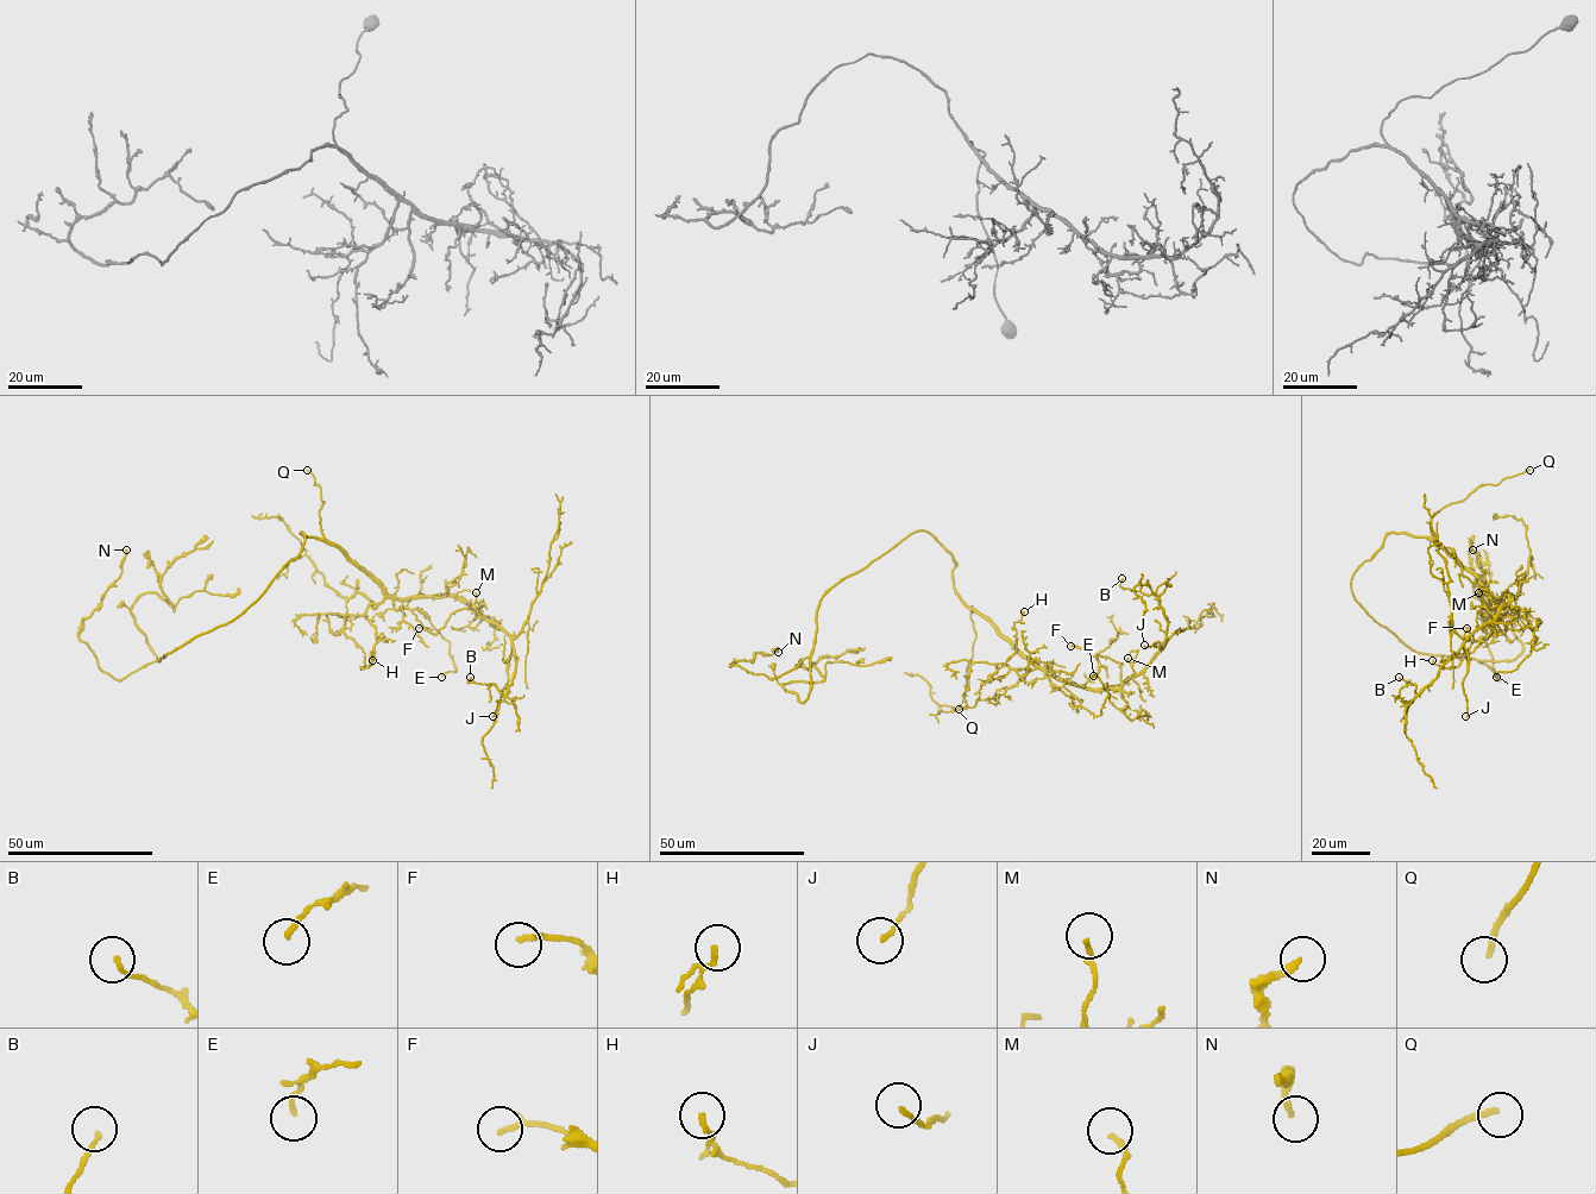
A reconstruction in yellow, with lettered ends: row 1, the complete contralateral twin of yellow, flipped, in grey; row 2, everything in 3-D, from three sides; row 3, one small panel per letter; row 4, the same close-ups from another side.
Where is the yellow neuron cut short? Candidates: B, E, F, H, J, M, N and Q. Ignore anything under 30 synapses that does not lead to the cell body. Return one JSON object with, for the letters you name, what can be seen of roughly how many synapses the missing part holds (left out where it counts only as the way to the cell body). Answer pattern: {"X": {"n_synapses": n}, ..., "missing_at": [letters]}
{"missing_at": ["Q"]}

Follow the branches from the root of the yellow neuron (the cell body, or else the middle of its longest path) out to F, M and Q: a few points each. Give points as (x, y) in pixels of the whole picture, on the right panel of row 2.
F: (1380, 547), (1392, 533), (1426, 536), (1493, 598), (1509, 596), (1505, 605), (1478, 609), (1471, 634), (1466, 628)
M: (1380, 547), (1392, 533), (1426, 536), (1469, 570), (1493, 598), (1509, 596), (1509, 601), (1494, 615), (1478, 592)
Q: (1380, 547), (1392, 533), (1430, 538), (1430, 520), (1444, 507), (1464, 500), (1481, 485), (1497, 484), (1529, 470)

